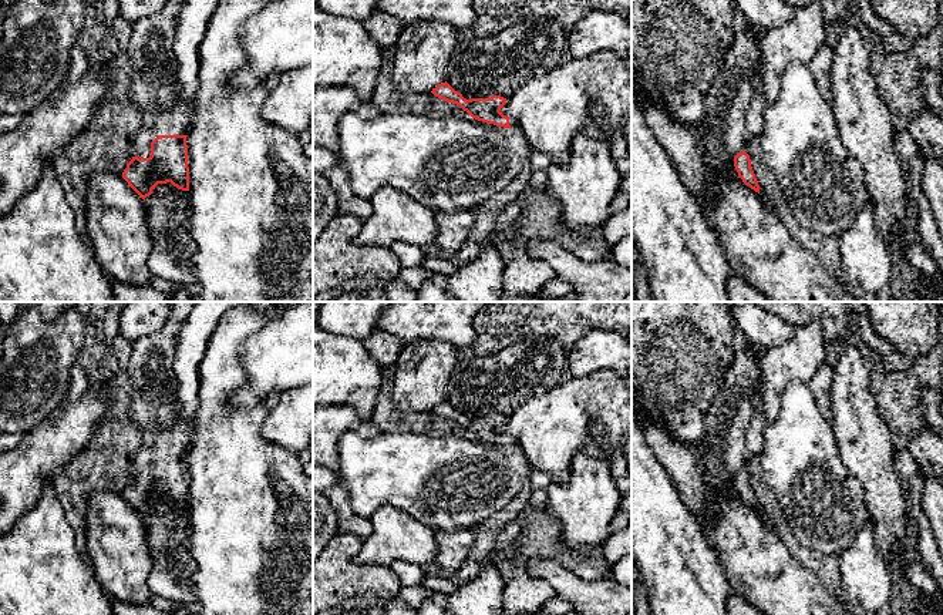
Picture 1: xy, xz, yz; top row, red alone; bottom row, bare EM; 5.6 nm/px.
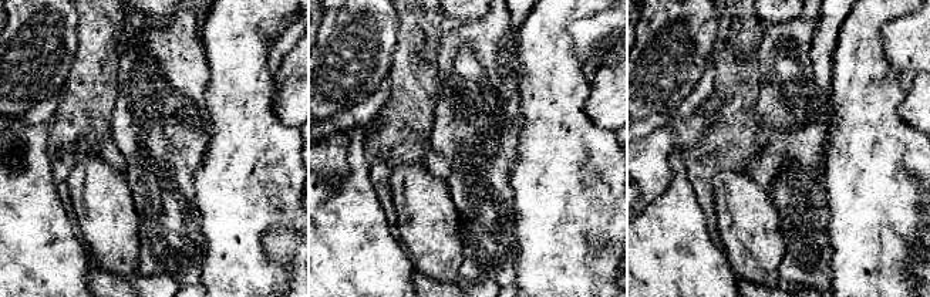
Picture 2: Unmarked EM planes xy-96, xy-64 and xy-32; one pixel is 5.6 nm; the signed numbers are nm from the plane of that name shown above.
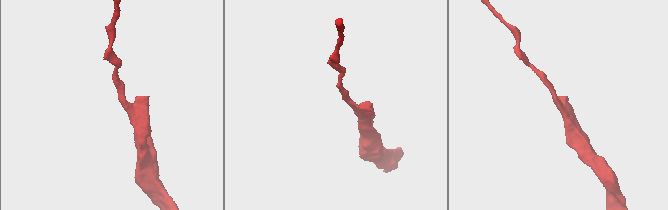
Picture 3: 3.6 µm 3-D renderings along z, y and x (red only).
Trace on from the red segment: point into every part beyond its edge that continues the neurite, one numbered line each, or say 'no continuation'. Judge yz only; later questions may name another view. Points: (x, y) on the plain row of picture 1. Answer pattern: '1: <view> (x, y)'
no continuation

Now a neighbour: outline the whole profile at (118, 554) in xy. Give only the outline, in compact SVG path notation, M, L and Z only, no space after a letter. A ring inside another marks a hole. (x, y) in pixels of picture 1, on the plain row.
M114 491L88 495L87 554L94 577L110 599L148 604L154 558L144 518Z

